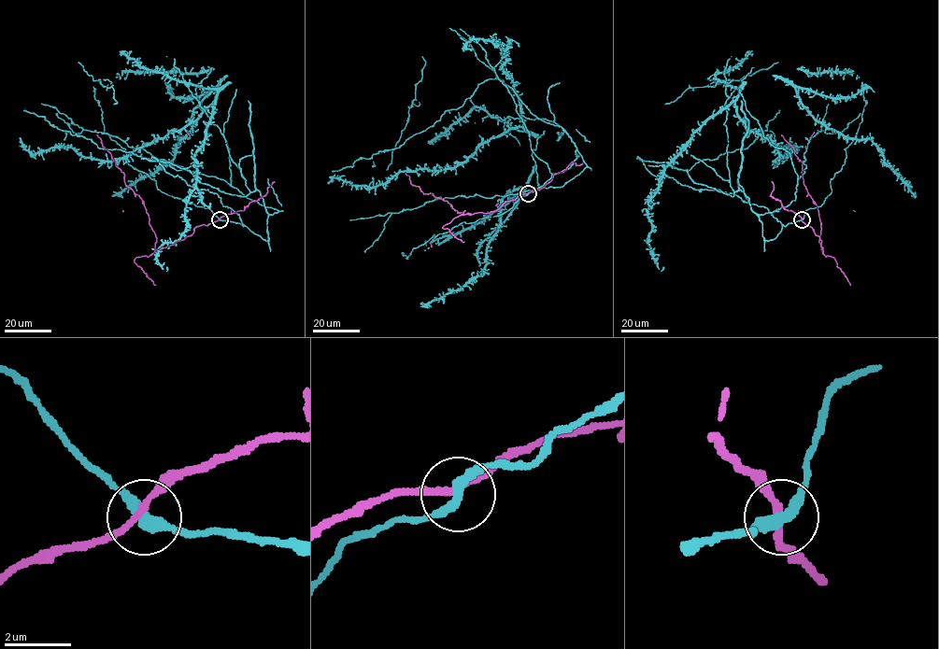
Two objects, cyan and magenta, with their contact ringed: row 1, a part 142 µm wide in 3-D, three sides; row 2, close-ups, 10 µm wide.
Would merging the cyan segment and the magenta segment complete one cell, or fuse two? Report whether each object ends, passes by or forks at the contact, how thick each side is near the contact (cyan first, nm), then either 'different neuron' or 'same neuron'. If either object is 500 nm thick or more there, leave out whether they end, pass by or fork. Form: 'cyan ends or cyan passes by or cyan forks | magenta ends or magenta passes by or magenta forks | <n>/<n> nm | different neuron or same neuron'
cyan passes by | magenta passes by | 320/180 nm | different neuron

